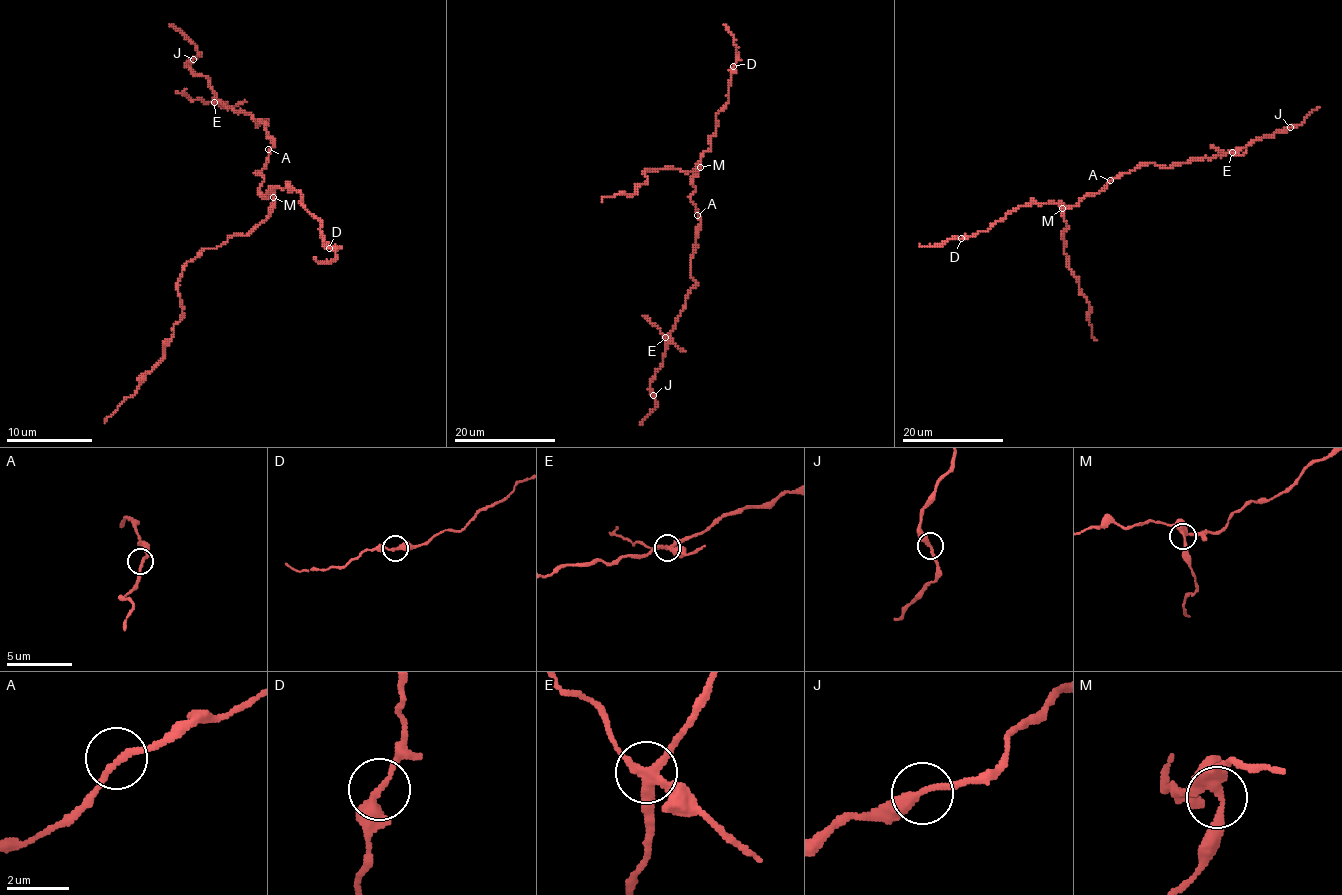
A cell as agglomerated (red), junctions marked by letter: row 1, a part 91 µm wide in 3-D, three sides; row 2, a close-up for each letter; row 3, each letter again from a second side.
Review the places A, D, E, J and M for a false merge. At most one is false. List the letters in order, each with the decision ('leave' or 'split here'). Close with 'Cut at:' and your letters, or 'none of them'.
A: leave
D: leave
E: split here
J: leave
M: leave
Cut at: E

